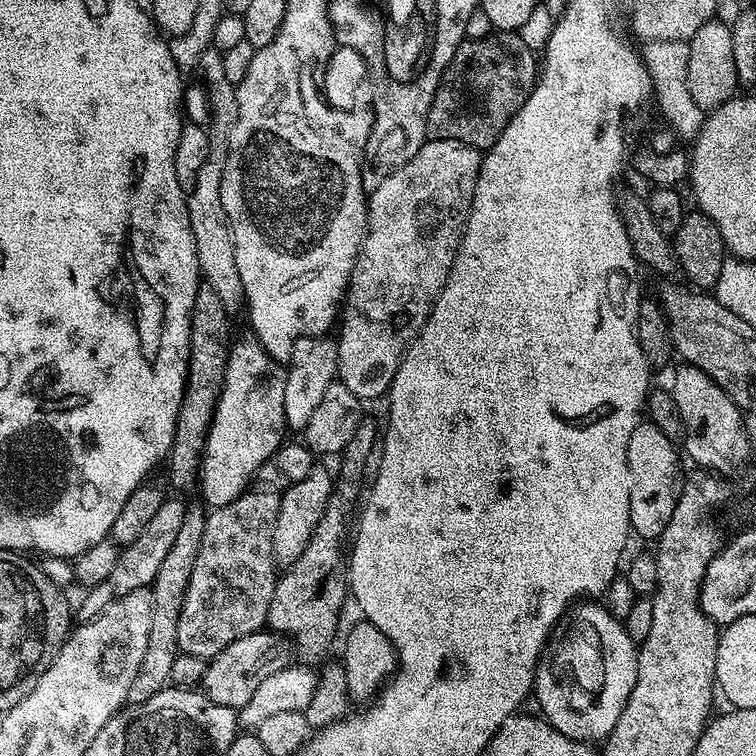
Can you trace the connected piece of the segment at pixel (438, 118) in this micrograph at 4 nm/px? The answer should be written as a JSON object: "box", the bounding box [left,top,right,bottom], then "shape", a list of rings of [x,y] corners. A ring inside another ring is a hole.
{"box":[428,32,538,150],"shape":[[[496,32],[477,40],[464,39],[440,79],[428,115],[428,136],[457,140],[487,150],[518,114],[538,79],[538,56],[516,32]]]}

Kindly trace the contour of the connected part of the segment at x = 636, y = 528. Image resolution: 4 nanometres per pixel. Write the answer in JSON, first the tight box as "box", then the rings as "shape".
{"box":[626,422,682,542],"shape":[[[642,422],[634,430],[634,434],[630,434],[626,450],[626,462],[630,466],[630,522],[633,533],[649,542],[660,539],[662,530],[666,530],[666,522],[670,522],[678,506],[678,498],[682,491],[682,475],[680,476],[681,453],[678,448],[676,453],[676,448],[674,441],[666,438],[666,434],[662,434],[662,430],[658,430],[658,426],[651,422]]]}

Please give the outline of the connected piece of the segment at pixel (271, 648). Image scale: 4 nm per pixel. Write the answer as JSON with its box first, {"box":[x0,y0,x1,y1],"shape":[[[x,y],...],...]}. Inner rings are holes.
{"box":[202,630,290,710],"shape":[[[271,630],[246,634],[246,638],[238,638],[238,642],[230,642],[226,650],[222,650],[207,661],[202,681],[203,691],[218,706],[230,706],[237,710],[246,706],[254,690],[262,686],[265,678],[270,678],[270,674],[289,667],[288,648],[290,649],[289,641]]]}

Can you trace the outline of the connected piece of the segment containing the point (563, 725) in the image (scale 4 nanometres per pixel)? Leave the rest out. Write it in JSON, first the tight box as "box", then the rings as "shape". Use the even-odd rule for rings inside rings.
{"box":[534,602,638,744],"shape":[[[584,602],[575,612],[580,620],[574,621],[565,630],[564,648],[548,646],[540,654],[534,673],[534,700],[540,703],[539,715],[547,720],[550,726],[554,726],[554,730],[566,734],[566,738],[571,740],[592,744],[607,740],[618,718],[622,718],[622,710],[630,698],[630,690],[634,690],[638,674],[638,644],[630,638],[630,634],[626,634],[623,623],[613,617],[603,603]]]}

